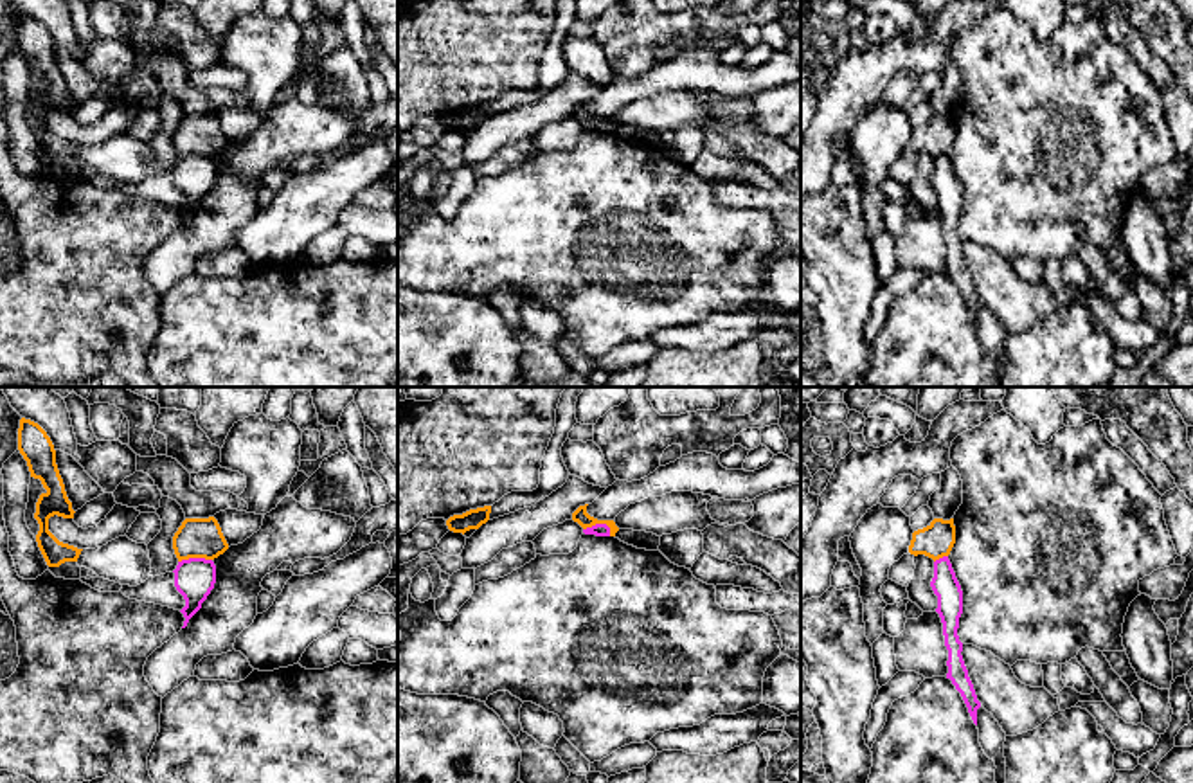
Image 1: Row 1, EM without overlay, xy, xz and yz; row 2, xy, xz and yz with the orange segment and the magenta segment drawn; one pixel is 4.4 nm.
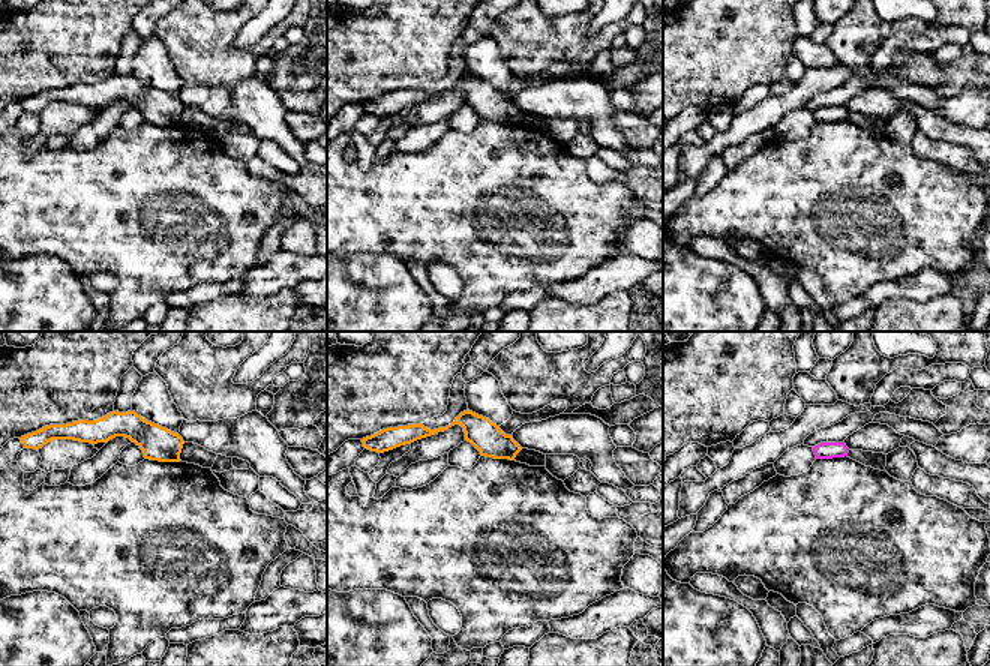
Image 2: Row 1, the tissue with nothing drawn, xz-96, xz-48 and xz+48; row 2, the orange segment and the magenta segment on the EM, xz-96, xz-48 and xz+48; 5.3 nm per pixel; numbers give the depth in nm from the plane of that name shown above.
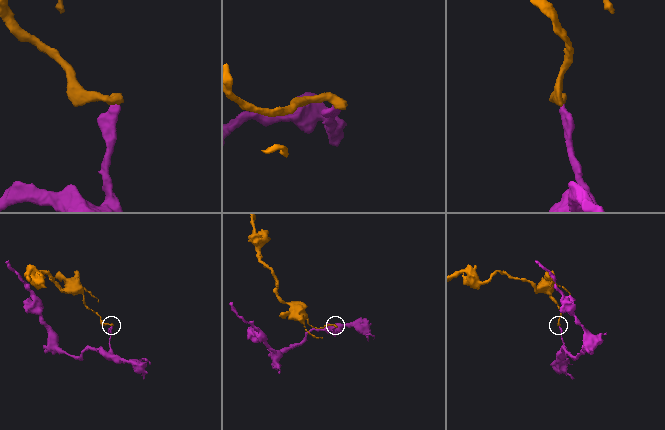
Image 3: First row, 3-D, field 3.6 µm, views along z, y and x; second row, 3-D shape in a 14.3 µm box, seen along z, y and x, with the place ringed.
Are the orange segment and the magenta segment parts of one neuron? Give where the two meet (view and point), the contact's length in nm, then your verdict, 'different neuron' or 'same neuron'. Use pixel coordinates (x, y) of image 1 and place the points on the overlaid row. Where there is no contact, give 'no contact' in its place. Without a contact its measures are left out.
meets orange in xz at (600, 522); contact 130 nm long; different neuron

